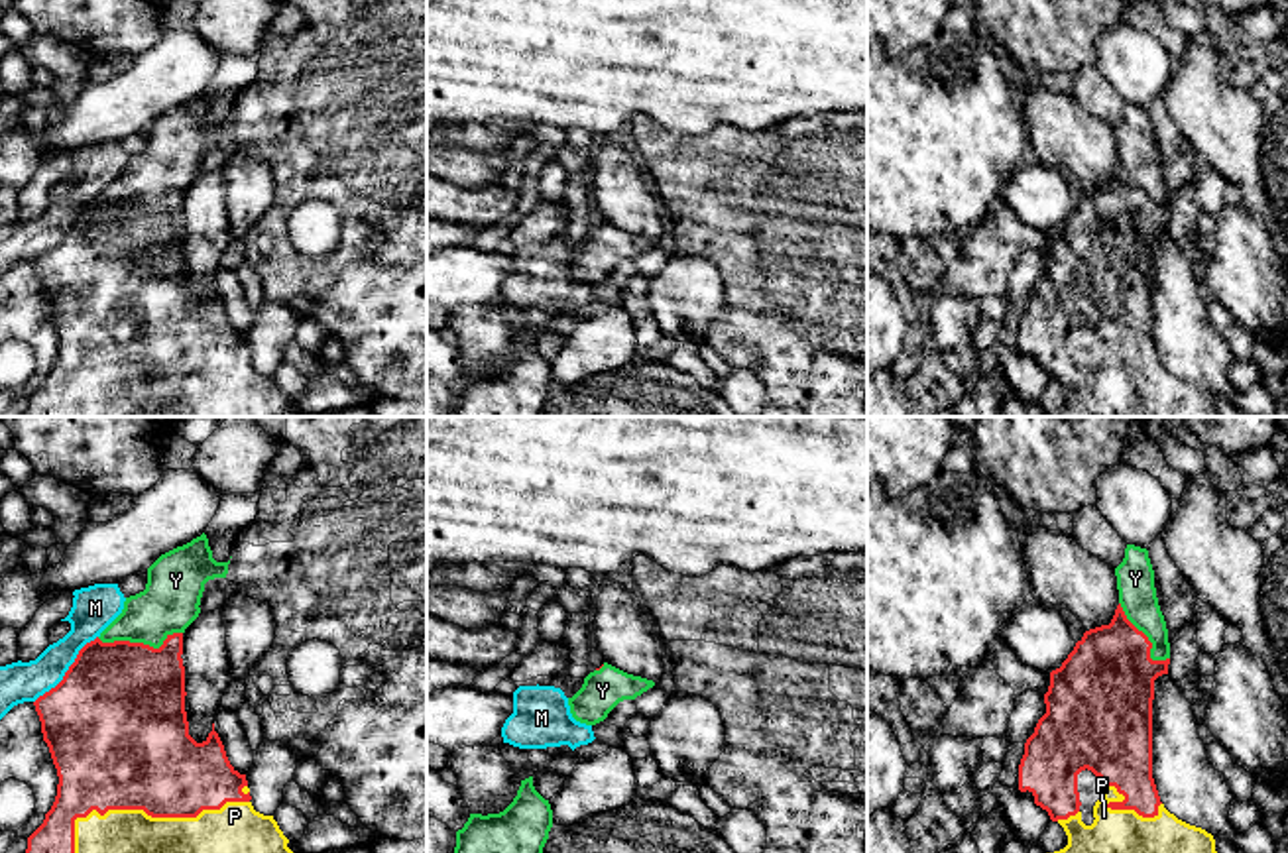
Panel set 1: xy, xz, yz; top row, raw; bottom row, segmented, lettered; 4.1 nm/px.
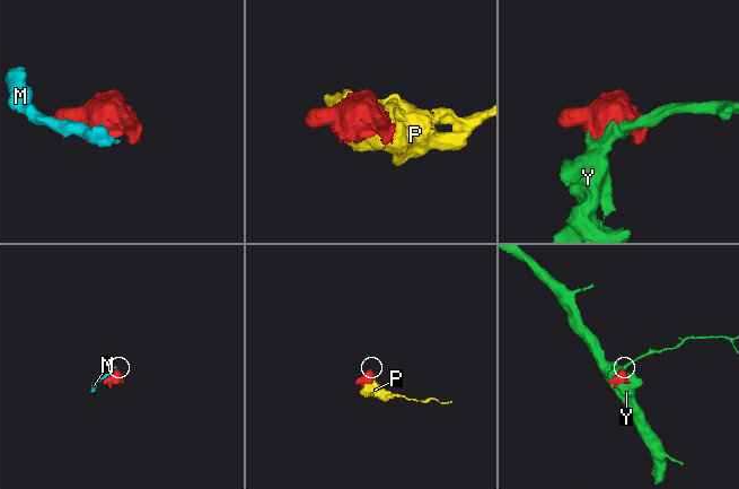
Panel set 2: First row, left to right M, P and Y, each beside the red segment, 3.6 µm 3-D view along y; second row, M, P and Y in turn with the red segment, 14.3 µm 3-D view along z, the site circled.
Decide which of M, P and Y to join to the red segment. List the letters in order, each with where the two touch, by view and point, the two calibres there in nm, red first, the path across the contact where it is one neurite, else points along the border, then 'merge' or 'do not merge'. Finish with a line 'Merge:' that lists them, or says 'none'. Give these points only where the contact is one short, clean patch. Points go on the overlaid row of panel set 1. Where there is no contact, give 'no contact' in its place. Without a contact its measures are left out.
M: meets red in xy at (67, 671); 500 nm thick on the red side, 160 nm on the other; border along xy (97, 635), (79, 651), (65, 675), (34, 702); do not merge
P: meets red in xy at (146, 812); 460 nm thick on the red side, 180 nm on the other; merge
Y: meets red in xy at (138, 643); 500 nm thick on the red side, 240 nm on the other; merge
Merge: P, Y

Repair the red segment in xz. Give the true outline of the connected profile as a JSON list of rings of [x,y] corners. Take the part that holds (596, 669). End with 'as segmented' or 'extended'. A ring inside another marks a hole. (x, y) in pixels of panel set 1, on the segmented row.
[[[608,662],[584,678],[582,688],[568,698],[570,713],[576,721],[596,725],[623,700],[635,700],[655,682],[627,674]]]; extended

